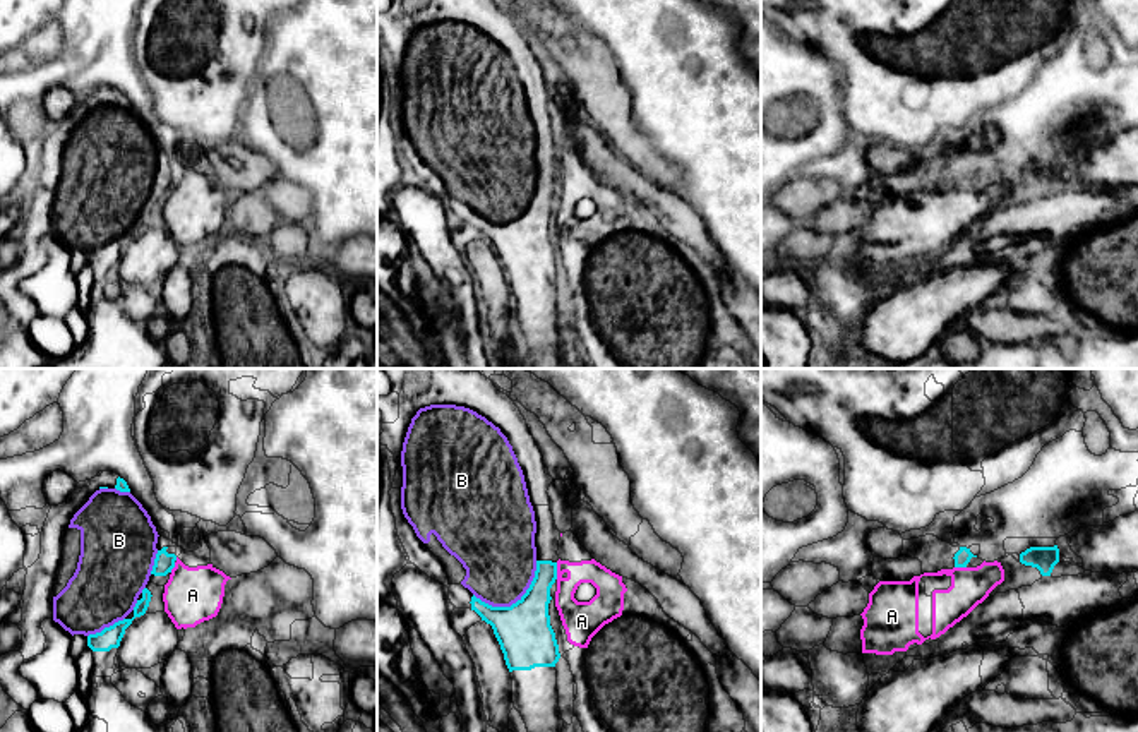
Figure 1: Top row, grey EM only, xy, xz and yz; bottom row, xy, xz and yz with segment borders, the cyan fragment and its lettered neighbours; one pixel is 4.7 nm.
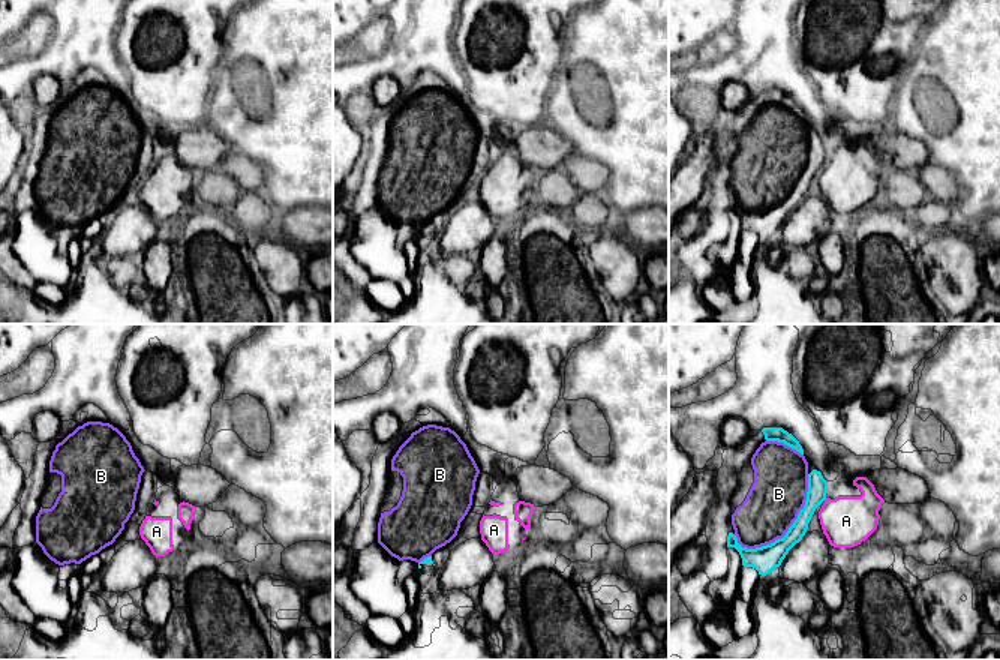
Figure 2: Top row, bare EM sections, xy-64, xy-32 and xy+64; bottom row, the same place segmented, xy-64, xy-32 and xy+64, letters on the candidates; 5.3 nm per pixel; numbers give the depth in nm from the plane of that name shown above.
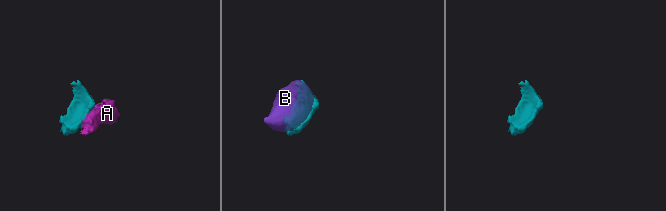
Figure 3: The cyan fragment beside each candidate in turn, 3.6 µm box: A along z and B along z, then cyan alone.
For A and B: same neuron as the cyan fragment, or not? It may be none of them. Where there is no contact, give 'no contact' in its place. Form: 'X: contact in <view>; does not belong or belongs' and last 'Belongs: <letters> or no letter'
A: contact in xz; does not belong
B: contact in xz; belongs
Belongs: B

